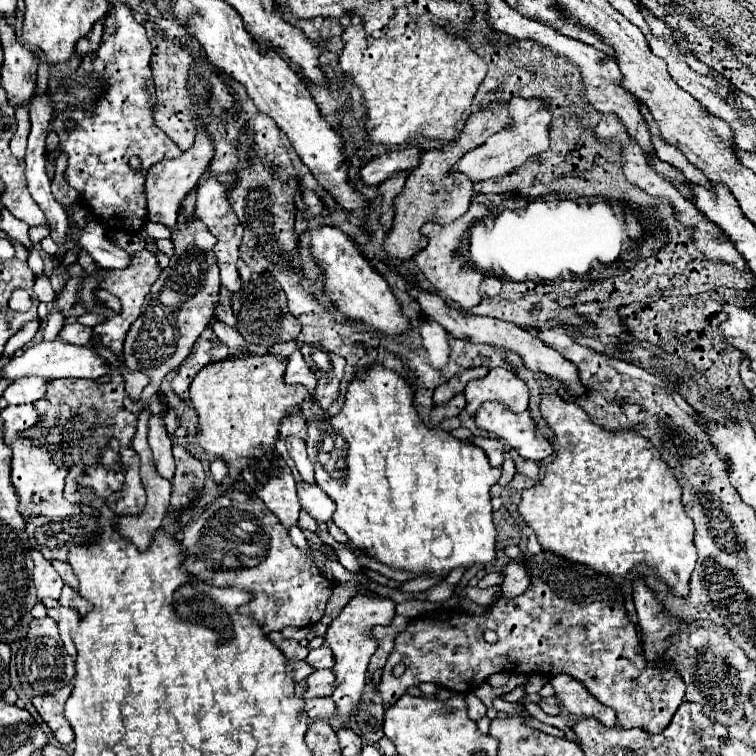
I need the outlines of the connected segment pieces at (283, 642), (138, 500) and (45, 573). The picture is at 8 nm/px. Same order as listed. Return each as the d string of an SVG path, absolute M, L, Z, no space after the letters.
M272 631L272 633L268 633L268 637L270 637L270 641L274 641L274 643L280 647L280 651L282 651L288 659L306 659L308 647L302 647L298 641L286 639L280 631Z
M128 469L124 489L112 497L112 511L116 515L136 515L144 509L144 505L146 493L140 483L138 469Z
M32 549L32 561L34 561L32 581L36 585L38 599L44 599L44 597L58 599L60 597L60 591L64 587L64 581L60 579L60 575L52 567L52 563L42 557L40 549Z

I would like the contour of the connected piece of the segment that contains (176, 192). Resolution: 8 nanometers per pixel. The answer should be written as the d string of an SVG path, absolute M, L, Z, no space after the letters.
M202 121L196 123L196 139L194 145L184 151L180 157L176 159L166 159L160 161L156 165L152 165L152 169L148 171L146 177L146 197L148 197L148 219L154 223L162 223L168 229L176 229L176 217L178 217L178 209L180 203L184 201L184 197L192 191L192 187L196 187L198 179L206 173L212 155L214 155L214 145L212 145L212 137L208 137L206 127Z

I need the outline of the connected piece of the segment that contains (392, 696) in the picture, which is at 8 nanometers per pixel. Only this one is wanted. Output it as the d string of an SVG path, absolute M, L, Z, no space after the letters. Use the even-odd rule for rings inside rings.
M550 551L532 555L528 561L524 561L524 567L530 577L530 587L518 597L496 597L490 605L484 607L486 613L482 615L470 615L460 607L454 607L422 613L410 621L408 627L396 637L394 651L386 661L378 685L384 703L396 703L410 685L418 683L434 683L452 693L468 695L476 691L476 685L482 685L494 673L544 673L546 677L566 673L582 681L584 687L588 687L600 703L616 711L616 725L624 729L640 727L648 733L660 733L664 727L668 727L684 699L686 685L676 669L668 669L666 665L648 665L638 627L624 607L624 593L620 585L616 585L616 581L604 573L596 573L586 565L568 561ZM486 629L498 633L498 643L484 641ZM398 663L402 663L406 671L404 675L394 677L392 669Z

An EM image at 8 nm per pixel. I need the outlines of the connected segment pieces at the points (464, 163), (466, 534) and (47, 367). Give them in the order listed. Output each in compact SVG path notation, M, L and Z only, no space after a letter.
M514 97L512 101L508 101L508 109L510 109L510 115L514 119L512 129L504 129L504 131L492 135L484 145L466 153L454 169L468 173L468 177L472 177L472 181L484 181L484 179L492 179L492 177L514 171L516 167L524 165L530 157L540 155L550 147L552 113L546 109L542 99L538 99L538 97L532 97L532 99Z
M374 363L368 369L356 369L354 379L348 385L348 393L346 393L346 403L342 407L342 411L334 417L320 417L310 421L308 427L308 437L306 437L306 449L308 449L308 457L316 469L316 483L320 485L320 489L324 489L324 493L328 493L334 501L336 501L336 511L334 511L334 523L346 531L346 535L352 539L352 543L356 547L364 547L366 555L394 567L394 569L408 569L414 575L448 575L452 569L456 567L470 567L474 563L492 563L496 559L496 527L492 523L492 503L490 503L490 487L494 483L498 483L502 471L492 467L488 463L486 453L472 445L470 441L460 441L456 439L450 431L440 429L440 427L430 427L426 425L416 407L414 407L414 389L410 387L408 379L404 379L402 375L398 375L392 369L386 369L382 363Z
M56 337L54 341L38 341L36 345L28 347L24 351L24 355L14 357L4 369L2 369L4 377L16 381L22 377L30 377L30 375L40 375L40 377L80 377L80 379L98 379L106 373L110 373L110 365L92 349L92 347L80 347L80 345L70 345L66 341L62 341L60 337Z

